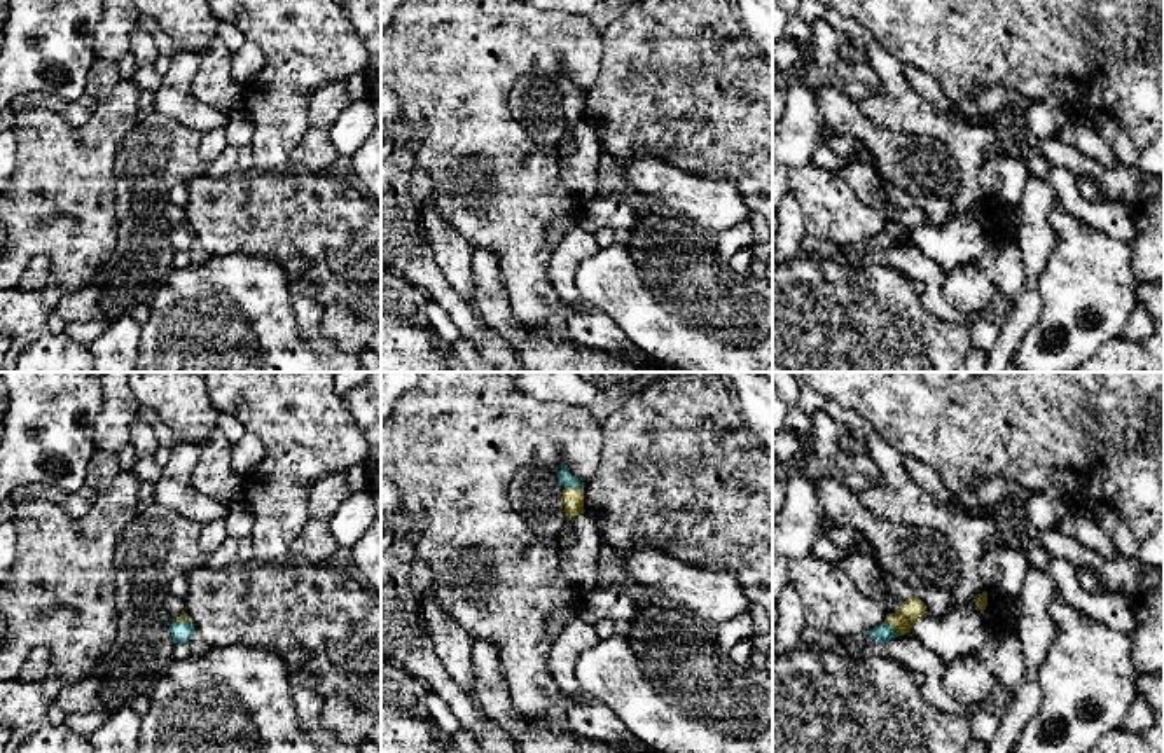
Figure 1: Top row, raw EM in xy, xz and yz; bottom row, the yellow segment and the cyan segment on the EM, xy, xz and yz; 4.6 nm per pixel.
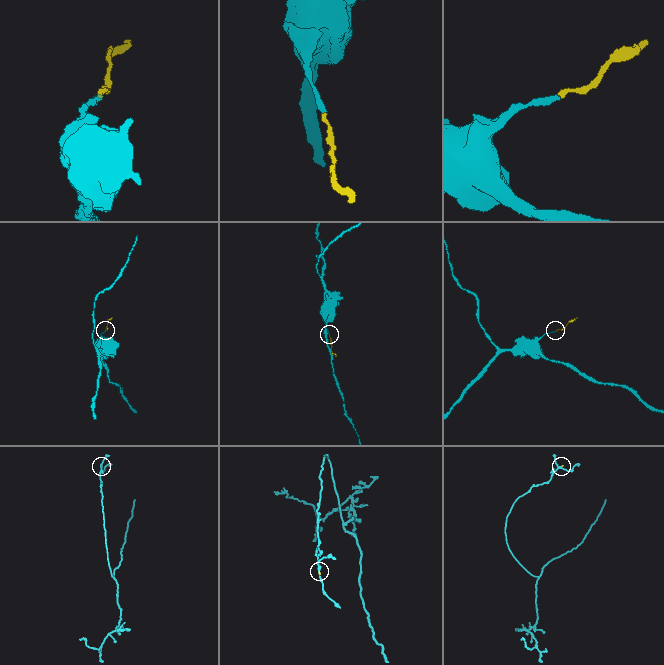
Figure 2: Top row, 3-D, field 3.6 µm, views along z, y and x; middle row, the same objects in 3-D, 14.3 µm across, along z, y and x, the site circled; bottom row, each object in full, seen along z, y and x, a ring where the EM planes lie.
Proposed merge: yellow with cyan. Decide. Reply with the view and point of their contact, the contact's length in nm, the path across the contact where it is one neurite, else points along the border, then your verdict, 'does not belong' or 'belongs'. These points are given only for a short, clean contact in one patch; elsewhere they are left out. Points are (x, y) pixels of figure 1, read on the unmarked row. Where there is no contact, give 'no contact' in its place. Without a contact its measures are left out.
meets yellow in xz at (574, 96); contact 90 nm long; runs through xz (572, 105), (574, 96), (565, 86); belongs

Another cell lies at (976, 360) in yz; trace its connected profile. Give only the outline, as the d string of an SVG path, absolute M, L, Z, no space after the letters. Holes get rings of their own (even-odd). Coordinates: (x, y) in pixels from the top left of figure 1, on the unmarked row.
M972 348L967 353L961 365L958 367L958 372L986 372L986 370L987 370L987 356L975 348Z

